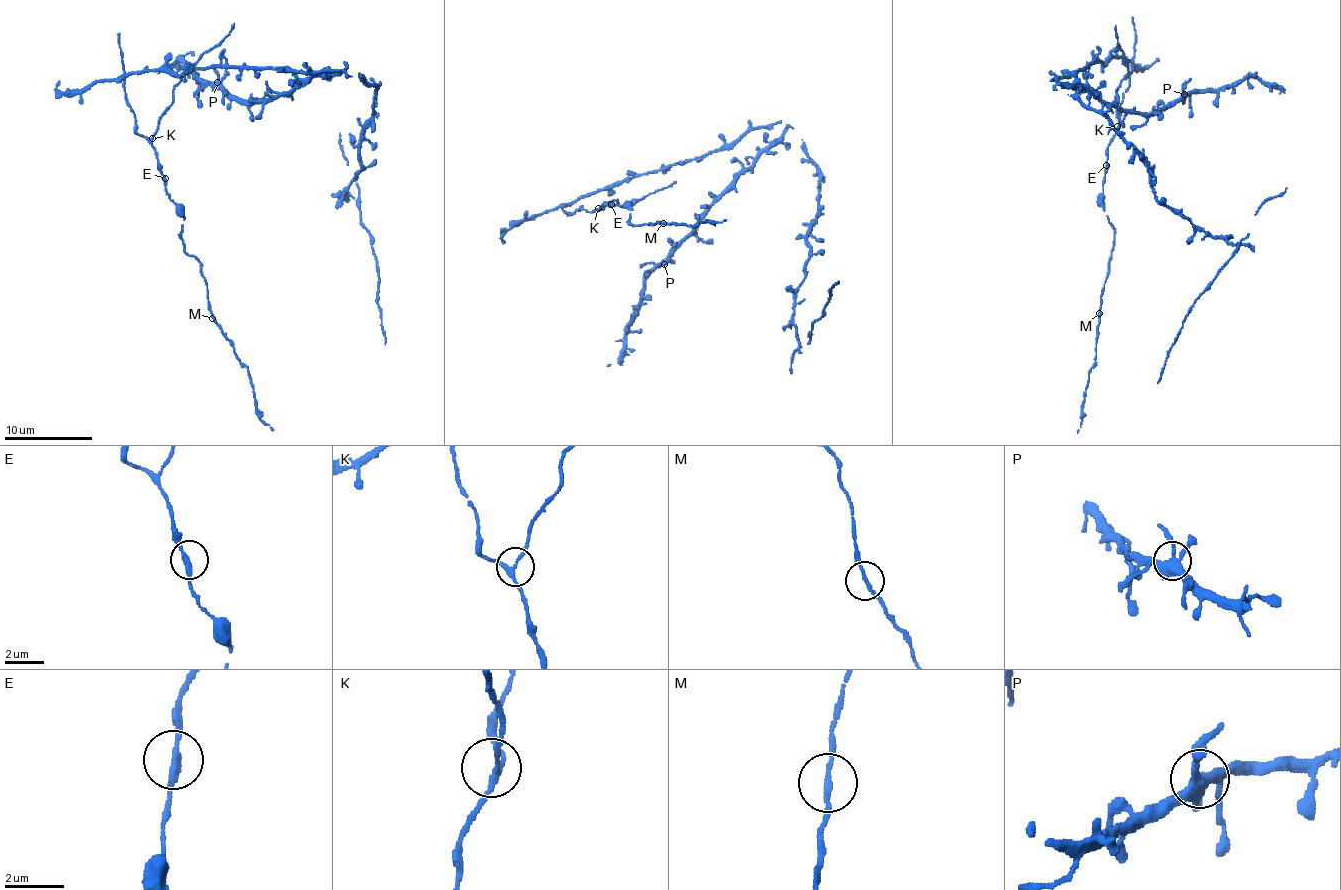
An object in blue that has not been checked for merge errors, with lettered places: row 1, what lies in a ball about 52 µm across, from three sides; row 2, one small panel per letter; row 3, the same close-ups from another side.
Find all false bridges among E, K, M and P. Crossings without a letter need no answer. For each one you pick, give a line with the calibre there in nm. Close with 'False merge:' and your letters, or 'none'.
False merge: none

